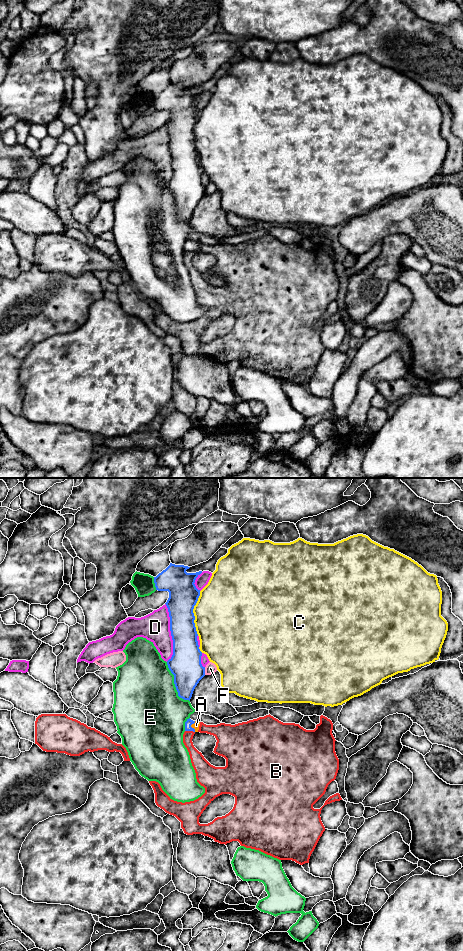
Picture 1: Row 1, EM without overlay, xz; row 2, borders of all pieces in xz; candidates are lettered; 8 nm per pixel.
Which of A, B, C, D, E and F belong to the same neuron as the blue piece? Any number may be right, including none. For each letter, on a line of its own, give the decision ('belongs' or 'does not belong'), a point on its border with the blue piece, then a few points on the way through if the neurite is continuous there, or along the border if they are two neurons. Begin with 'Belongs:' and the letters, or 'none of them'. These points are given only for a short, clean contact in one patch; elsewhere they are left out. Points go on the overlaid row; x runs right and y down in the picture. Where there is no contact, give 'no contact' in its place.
Belongs: A
A: belongs; meets blue in xz at (190, 726); runs through xz (189, 722), (190, 726), (196, 725)
B: does not belong; meets blue in xz at (190, 730)
C: does not belong; meets blue in xz at (193, 613)
D: does not belong; meets blue in xz at (171, 632)
E: does not belong; meets blue in xz at (174, 683)
F: does not belong; meets blue in xz at (204, 671)

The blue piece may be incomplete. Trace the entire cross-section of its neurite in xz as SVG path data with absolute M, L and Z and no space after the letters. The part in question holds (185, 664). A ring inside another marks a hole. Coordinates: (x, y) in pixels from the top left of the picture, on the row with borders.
M170 563L154 577L154 583L156 590L169 592L165 604L170 617L173 655L167 661L167 665L174 675L178 696L190 701L195 687L205 676L205 667L201 664L202 652L197 641L193 613L200 596L200 590L194 583L202 571L187 573L186 570L189 568Z

